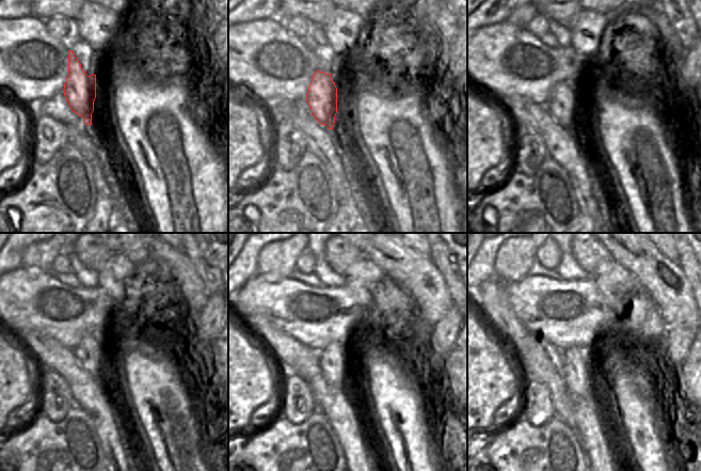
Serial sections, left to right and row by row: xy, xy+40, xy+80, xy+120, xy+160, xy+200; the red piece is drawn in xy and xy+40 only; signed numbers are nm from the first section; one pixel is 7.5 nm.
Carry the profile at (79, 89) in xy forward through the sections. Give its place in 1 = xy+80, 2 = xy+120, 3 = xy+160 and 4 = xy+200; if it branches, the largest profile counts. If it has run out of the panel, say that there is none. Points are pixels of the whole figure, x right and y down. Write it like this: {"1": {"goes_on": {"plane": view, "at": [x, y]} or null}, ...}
{"1": {"goes_on": {"plane": "xy+80", "at": [566, 110]}}, "2": {"goes_on": {"plane": "xy+120", "at": [92, 355]}}, "3": {"goes_on": {"plane": "xy+160", "at": [334, 362]}}, "4": {"goes_on": {"plane": "xy+200", "at": [577, 374]}}}

